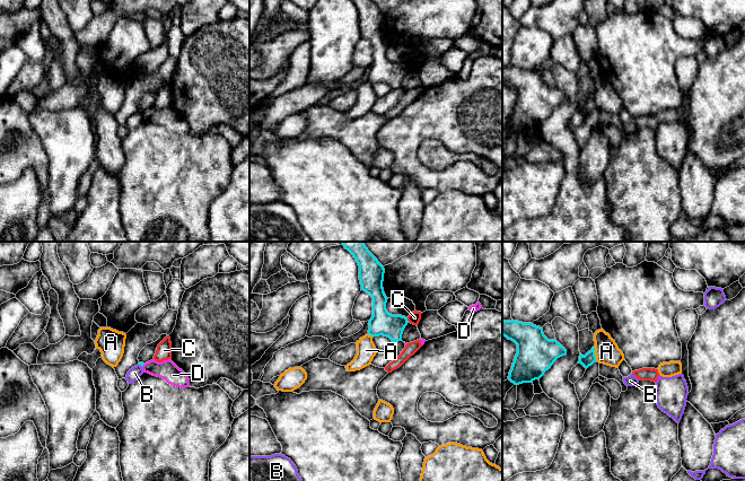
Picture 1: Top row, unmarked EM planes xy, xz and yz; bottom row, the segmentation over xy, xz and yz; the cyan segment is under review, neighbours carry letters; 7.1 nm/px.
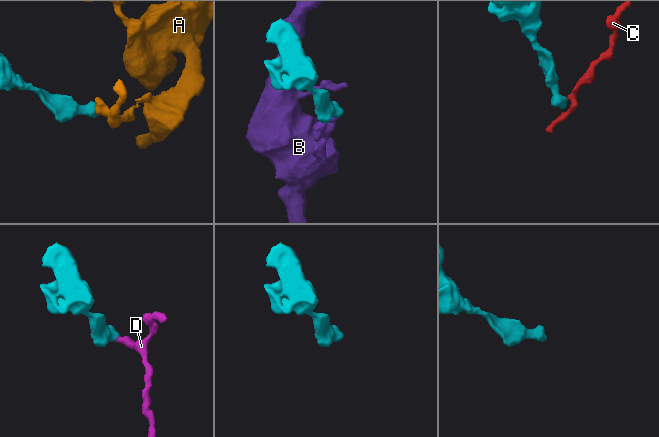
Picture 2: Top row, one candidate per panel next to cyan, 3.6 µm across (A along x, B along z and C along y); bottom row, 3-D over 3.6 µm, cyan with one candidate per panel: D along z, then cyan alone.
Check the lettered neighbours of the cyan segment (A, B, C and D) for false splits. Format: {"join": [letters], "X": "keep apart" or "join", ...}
{"join": [], "A": "keep apart", "B": "keep apart", "C": "keep apart", "D": "keep apart"}

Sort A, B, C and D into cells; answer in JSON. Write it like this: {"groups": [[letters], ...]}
{"groups": [["A"], ["B"], ["C"], ["D"]]}

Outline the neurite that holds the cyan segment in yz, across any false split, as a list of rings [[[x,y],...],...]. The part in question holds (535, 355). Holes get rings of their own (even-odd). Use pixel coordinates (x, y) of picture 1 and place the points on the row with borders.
[[[502,321],[502,335],[517,344],[508,379],[515,385],[540,379],[554,361],[567,355],[556,340],[549,340],[543,329],[532,323]]]

